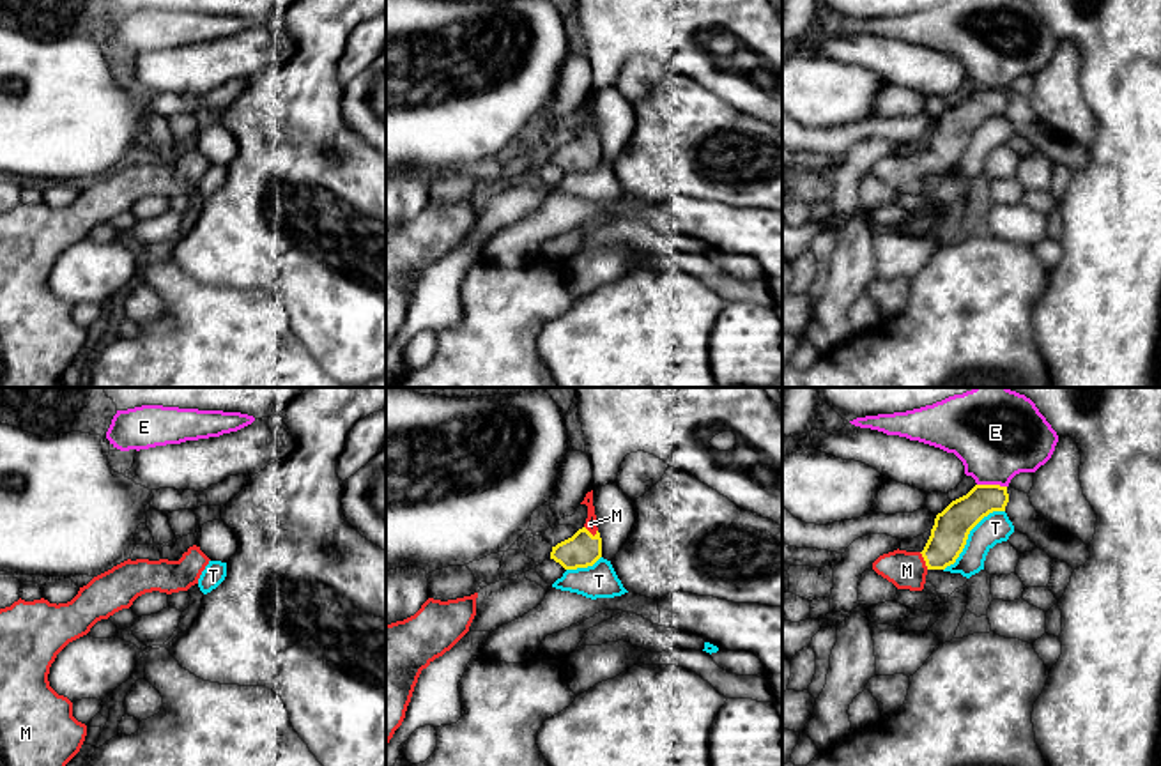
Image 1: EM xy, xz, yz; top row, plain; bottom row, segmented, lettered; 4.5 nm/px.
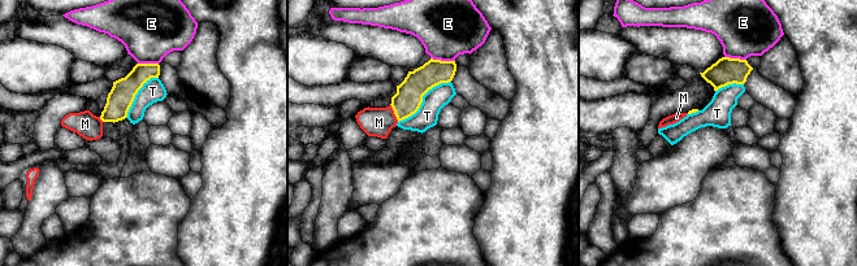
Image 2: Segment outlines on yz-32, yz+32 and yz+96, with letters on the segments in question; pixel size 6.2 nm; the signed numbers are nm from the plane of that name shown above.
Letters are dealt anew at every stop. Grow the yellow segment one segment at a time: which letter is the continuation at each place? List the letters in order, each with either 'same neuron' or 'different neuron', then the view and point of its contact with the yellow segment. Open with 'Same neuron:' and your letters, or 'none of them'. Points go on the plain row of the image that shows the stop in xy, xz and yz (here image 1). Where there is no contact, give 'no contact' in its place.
Same neuron: M
E: different neuron | yz (991, 89)
M: same neuron | yz (924, 163)
T: different neuron | yz (968, 137)

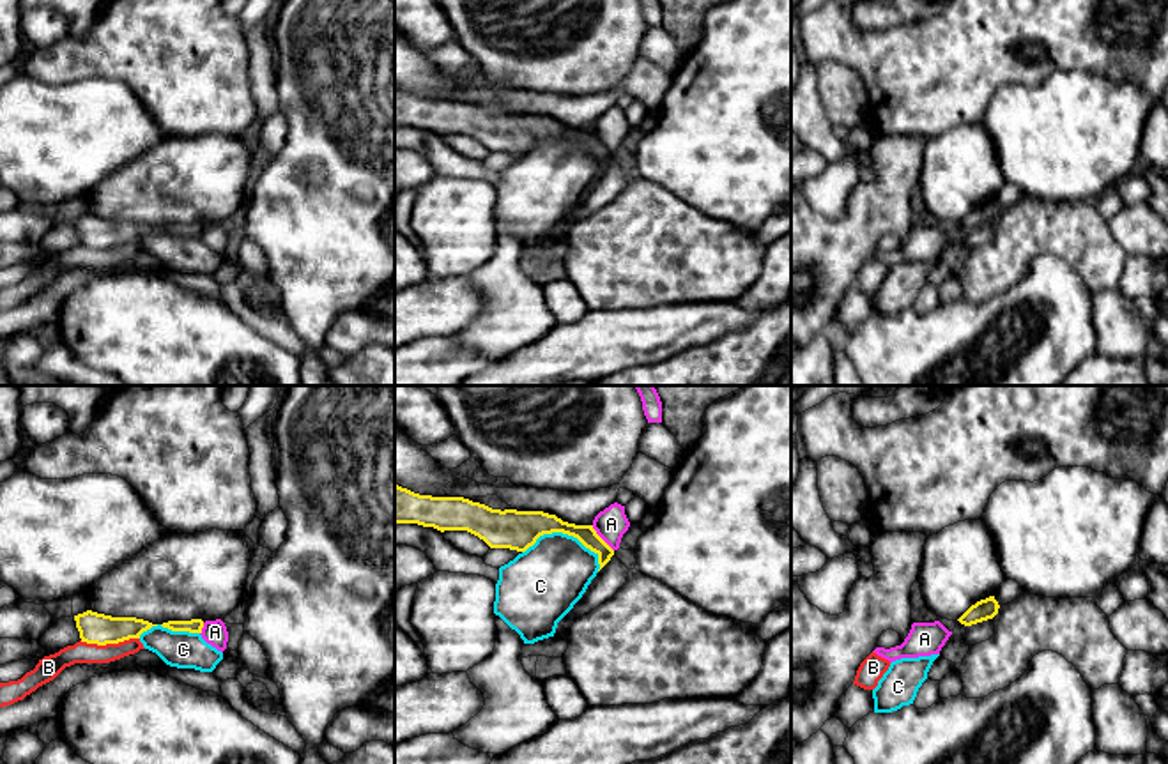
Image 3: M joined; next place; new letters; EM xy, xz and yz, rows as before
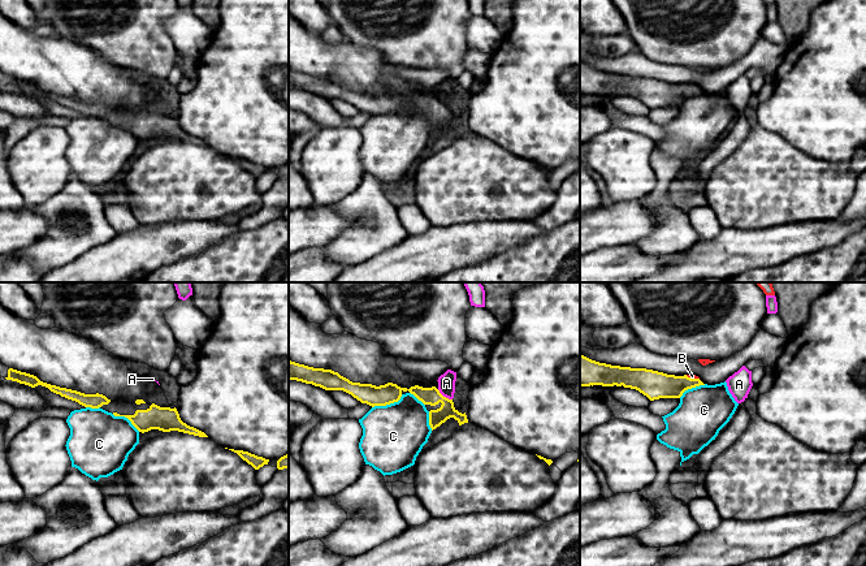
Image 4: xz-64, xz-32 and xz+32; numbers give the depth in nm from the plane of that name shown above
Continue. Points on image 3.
Same neuron: none of them
A: different neuron | xz (600, 142)
B: different neuron | xy (108, 246)
C: different neuron | xz (567, 137)

